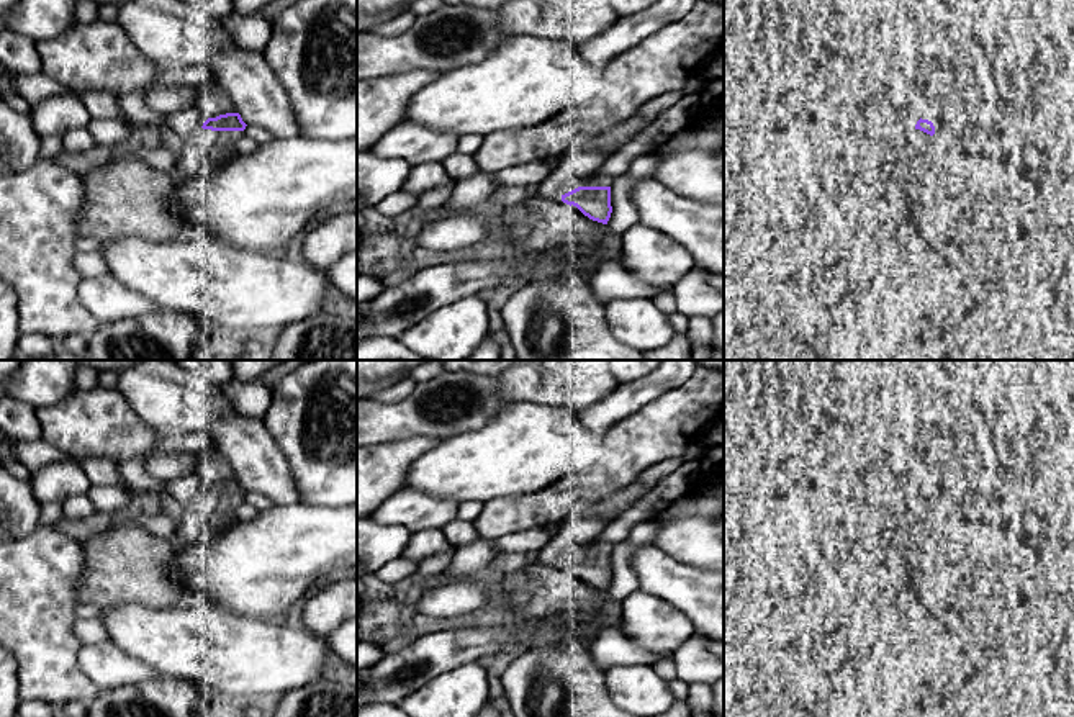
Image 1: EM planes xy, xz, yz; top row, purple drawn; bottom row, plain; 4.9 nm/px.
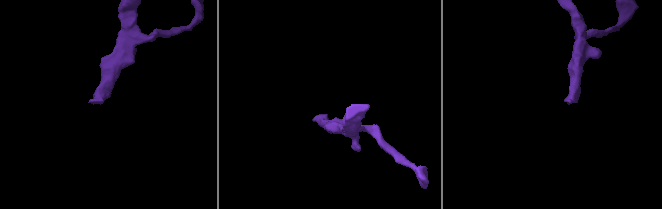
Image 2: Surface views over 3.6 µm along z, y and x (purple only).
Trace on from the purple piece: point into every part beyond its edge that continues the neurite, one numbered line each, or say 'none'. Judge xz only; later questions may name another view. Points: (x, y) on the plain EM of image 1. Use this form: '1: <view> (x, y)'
1: xz (595, 547)

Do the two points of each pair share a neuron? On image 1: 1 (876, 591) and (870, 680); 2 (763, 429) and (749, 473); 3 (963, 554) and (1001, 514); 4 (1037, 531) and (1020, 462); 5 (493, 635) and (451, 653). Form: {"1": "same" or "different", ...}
{"1": "same", "2": "different", "3": "different", "4": "different", "5": "same"}

